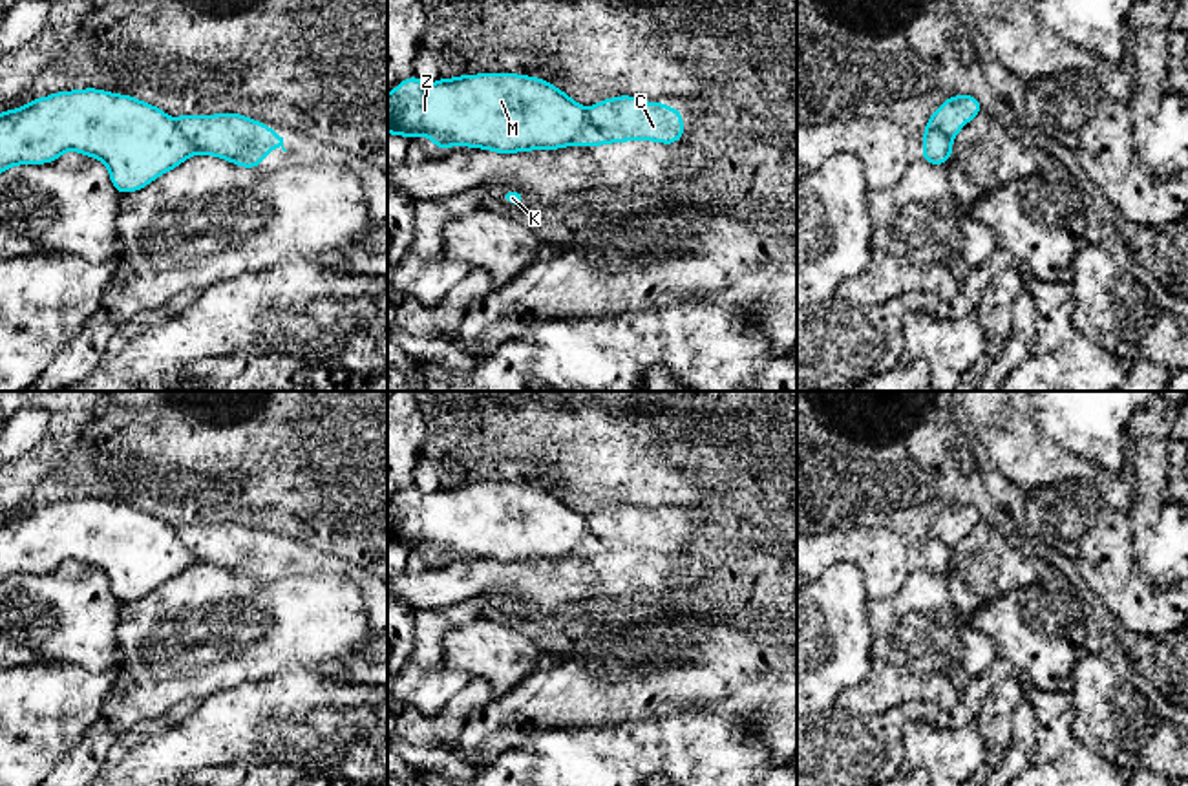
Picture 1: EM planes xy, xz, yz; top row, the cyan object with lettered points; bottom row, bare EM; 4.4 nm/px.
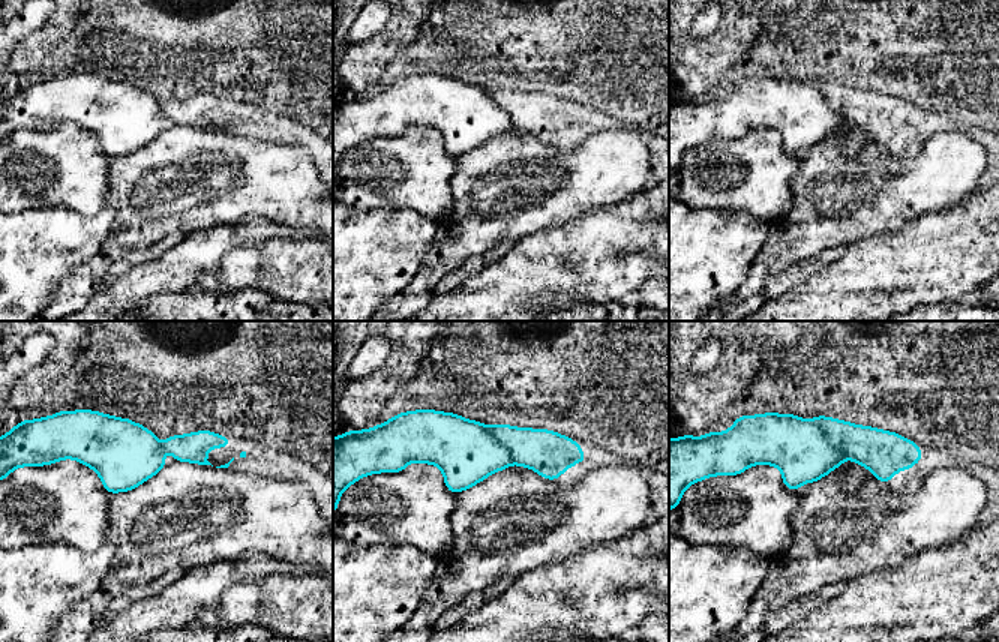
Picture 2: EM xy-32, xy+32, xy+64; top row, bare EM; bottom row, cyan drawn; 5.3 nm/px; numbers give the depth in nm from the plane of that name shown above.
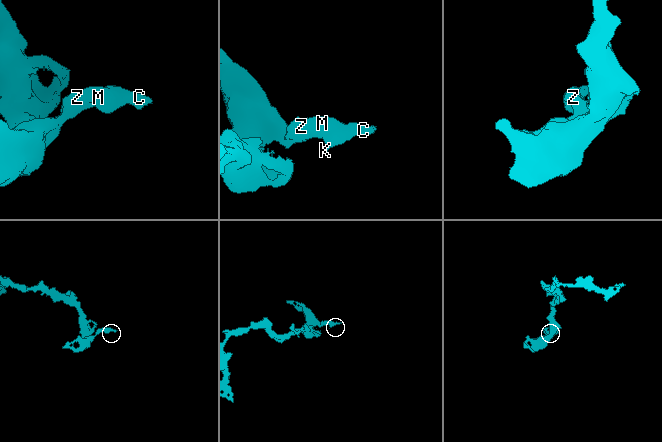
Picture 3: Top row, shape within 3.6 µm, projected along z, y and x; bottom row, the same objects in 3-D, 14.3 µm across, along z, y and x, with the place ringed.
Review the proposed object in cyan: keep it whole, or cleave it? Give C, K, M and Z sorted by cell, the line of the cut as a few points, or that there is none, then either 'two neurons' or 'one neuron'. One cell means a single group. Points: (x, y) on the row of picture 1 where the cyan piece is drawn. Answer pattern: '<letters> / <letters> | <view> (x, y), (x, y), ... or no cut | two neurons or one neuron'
C K / M Z | xz (589, 110), (589, 121), (572, 143) | two neurons

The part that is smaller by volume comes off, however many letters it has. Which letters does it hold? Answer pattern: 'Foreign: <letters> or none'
Foreign: C, K

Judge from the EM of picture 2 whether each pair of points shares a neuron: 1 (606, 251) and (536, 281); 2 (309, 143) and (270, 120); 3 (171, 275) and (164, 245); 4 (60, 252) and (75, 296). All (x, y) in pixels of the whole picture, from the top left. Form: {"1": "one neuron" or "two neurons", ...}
{"1": "one neuron", "2": "one neuron", "3": "two neurons", "4": "two neurons"}

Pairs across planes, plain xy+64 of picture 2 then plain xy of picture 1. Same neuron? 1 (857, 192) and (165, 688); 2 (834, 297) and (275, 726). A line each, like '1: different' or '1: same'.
1: same
2: different

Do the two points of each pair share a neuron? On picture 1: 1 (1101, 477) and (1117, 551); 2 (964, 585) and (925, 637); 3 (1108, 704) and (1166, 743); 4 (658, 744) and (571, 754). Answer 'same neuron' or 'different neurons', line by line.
1: different neurons
2: different neurons
3: same neuron
4: same neuron

